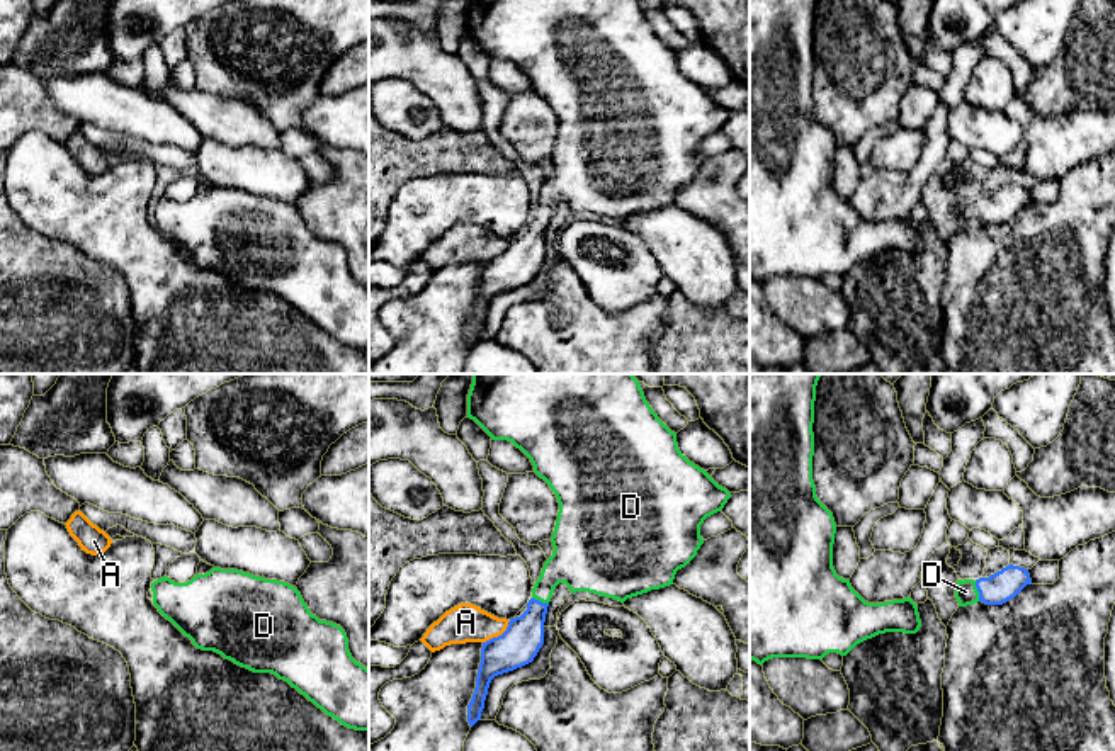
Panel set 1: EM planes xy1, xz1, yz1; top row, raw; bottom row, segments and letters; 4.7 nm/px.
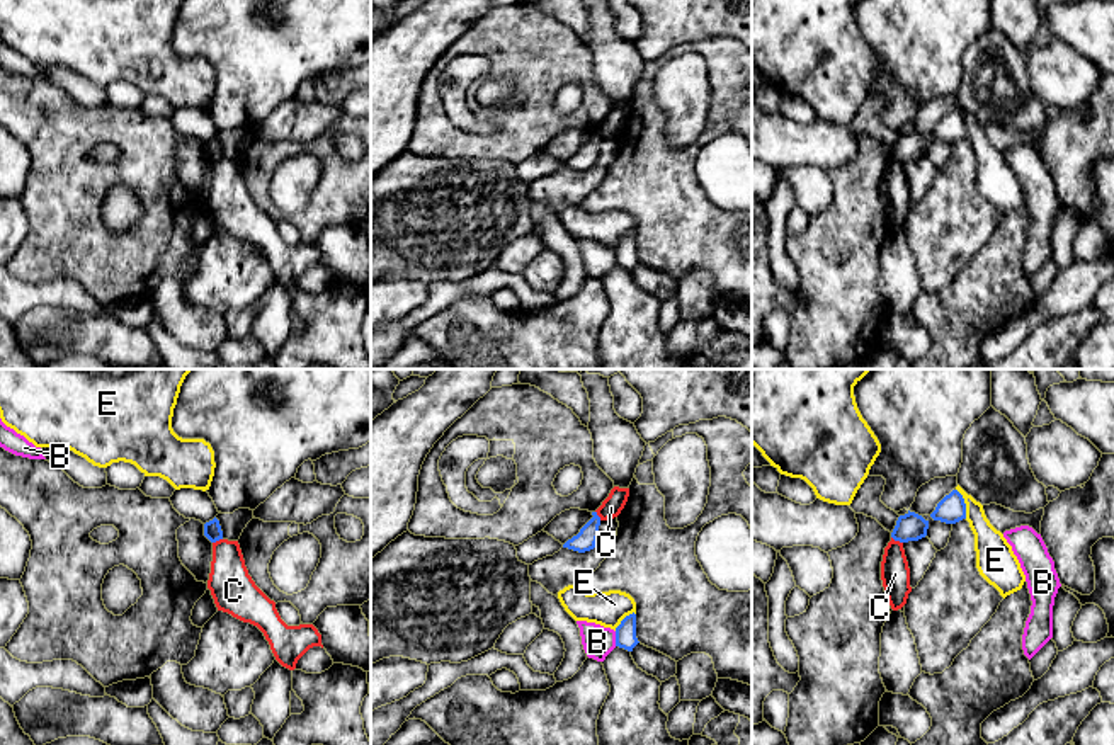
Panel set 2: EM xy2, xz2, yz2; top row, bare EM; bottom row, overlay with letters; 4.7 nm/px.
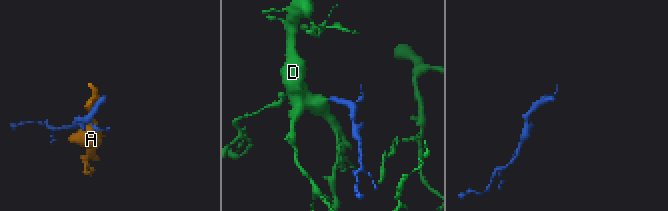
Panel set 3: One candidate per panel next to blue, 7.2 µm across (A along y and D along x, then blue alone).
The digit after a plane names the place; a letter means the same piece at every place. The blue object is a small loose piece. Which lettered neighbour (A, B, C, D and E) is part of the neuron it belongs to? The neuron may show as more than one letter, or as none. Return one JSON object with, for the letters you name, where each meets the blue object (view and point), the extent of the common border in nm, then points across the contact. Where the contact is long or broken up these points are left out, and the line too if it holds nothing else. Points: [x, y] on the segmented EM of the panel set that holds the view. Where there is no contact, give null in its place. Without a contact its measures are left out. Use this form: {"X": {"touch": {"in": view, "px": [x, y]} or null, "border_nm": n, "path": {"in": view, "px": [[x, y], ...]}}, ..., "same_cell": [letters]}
{"D": {"touch": {"in": "yz1", "px": [979, 592]}, "border_nm": 100, "path": {"in": "yz1", "px": [[998, 588], [979, 592], [966, 592]]}}, "same_cell": ["D"]}

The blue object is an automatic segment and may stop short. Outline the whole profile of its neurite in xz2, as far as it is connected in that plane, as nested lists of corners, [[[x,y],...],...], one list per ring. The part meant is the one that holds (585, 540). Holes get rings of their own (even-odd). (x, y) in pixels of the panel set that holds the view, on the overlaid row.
[[[592,512],[592,519],[580,529],[577,536],[568,539],[563,548],[585,553],[595,548],[597,537],[599,537],[599,526],[600,526],[600,517],[597,512]]]

